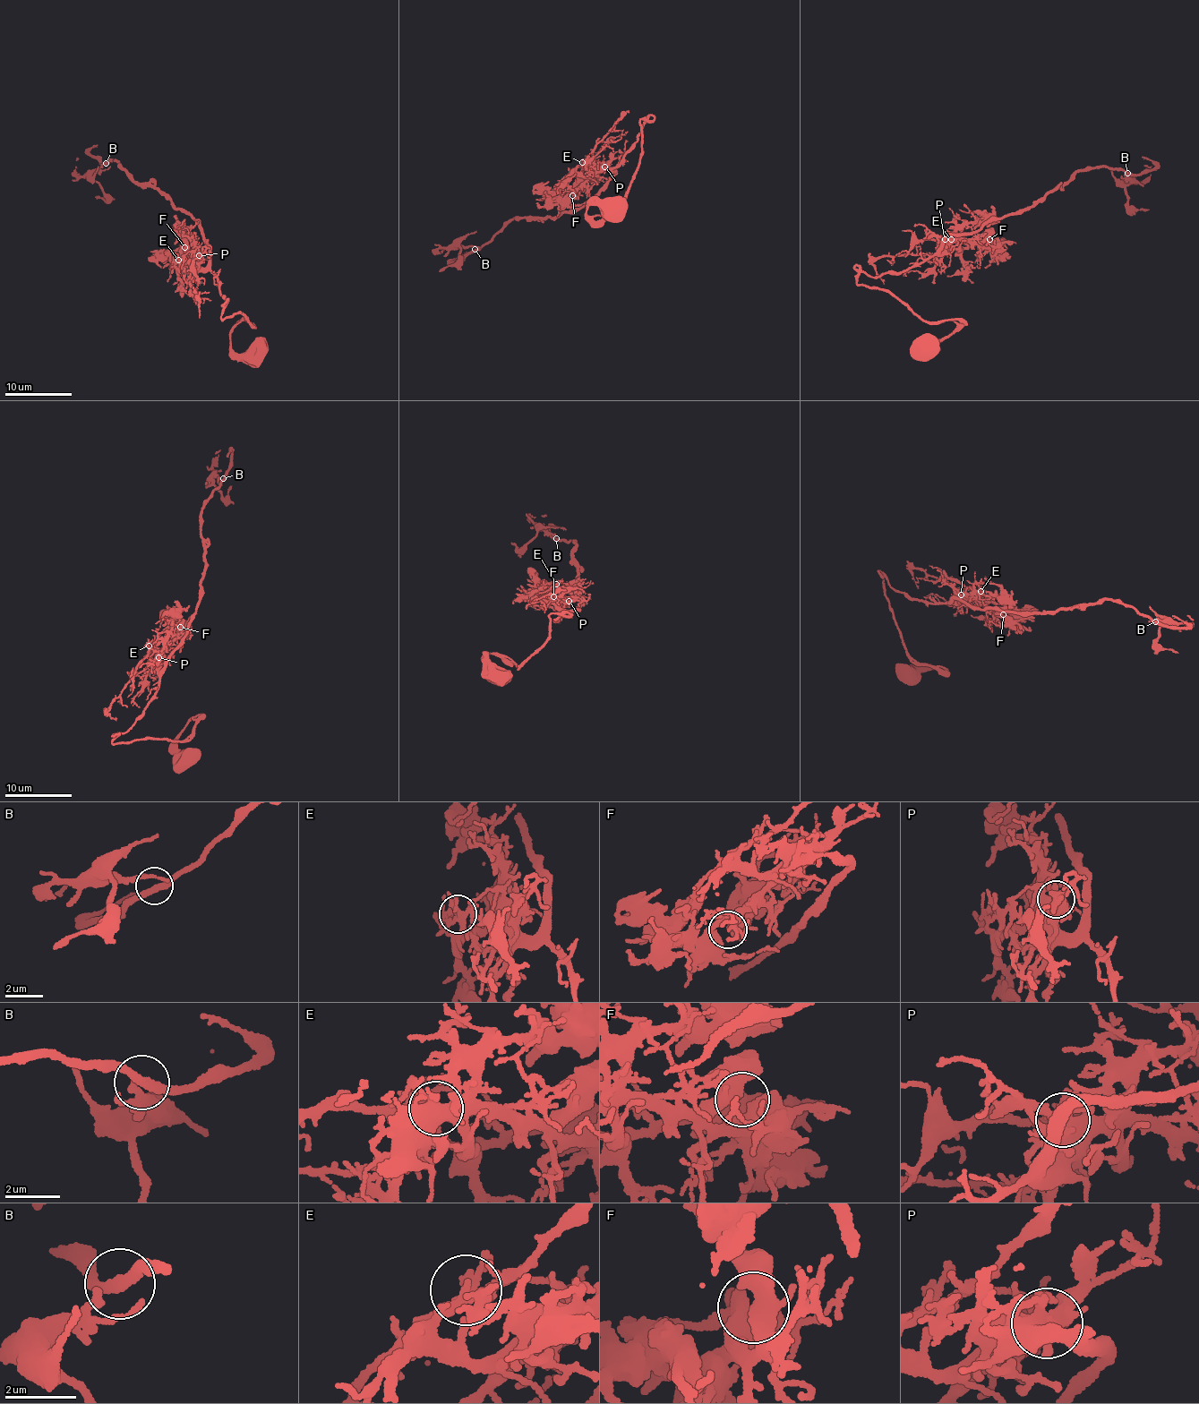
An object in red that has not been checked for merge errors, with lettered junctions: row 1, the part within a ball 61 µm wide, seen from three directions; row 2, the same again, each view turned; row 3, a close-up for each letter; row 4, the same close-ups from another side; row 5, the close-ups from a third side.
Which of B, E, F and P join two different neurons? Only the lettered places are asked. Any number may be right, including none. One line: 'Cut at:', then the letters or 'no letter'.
Cut at: no letter

